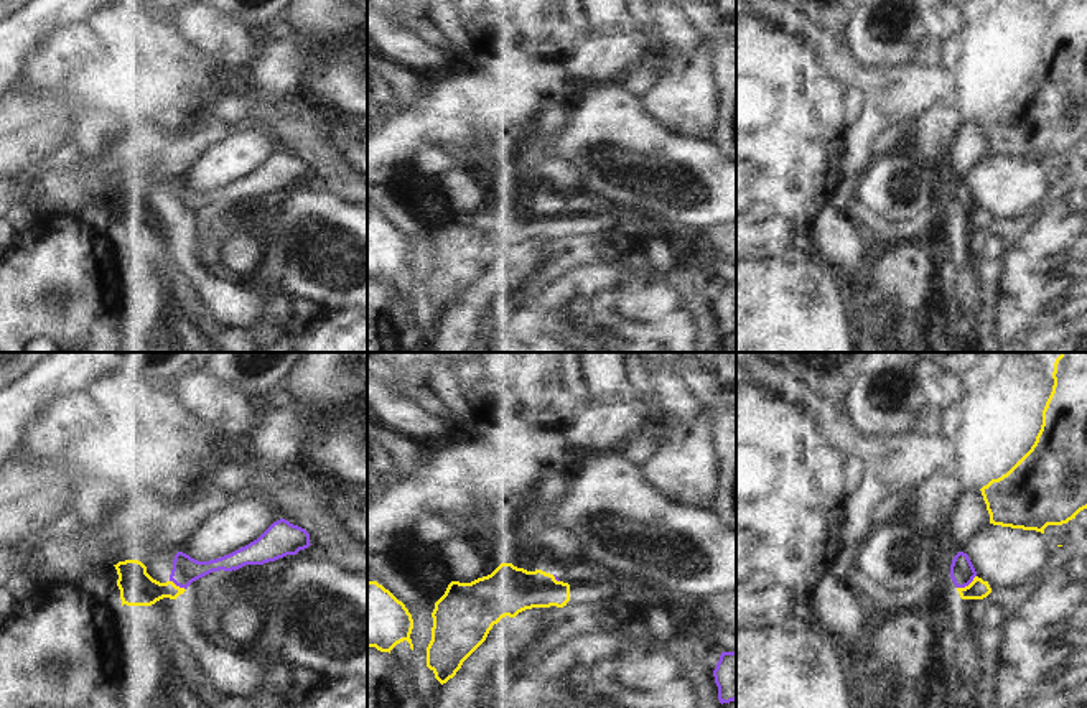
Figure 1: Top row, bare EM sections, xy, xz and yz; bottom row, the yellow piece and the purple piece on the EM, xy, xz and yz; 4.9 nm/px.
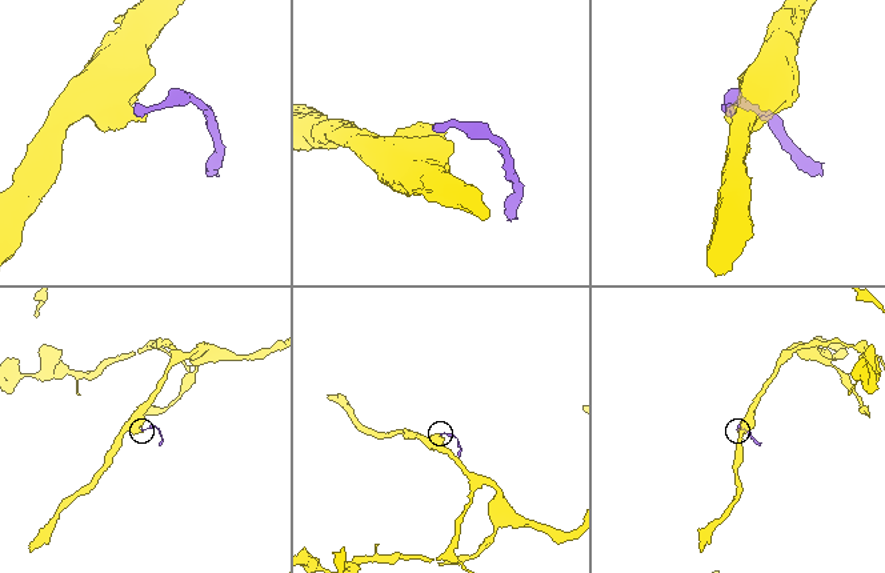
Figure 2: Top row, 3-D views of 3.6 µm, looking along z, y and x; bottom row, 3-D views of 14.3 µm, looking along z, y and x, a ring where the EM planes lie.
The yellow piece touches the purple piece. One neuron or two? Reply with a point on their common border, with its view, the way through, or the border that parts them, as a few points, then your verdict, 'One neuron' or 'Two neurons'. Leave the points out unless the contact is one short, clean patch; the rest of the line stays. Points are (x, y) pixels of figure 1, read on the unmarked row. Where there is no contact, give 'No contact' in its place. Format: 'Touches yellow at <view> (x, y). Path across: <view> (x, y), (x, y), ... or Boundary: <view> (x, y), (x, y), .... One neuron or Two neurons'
Touches yellow at yz (969, 216). Boundary: yz (975, 206), (967, 216), (957, 219). Two neurons.

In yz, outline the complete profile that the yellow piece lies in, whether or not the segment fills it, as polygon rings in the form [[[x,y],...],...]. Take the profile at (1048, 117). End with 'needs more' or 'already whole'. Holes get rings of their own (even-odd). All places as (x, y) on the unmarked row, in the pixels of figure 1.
[[[1054,0],[1052,23],[1031,81],[1001,109],[983,117],[990,155],[1036,161],[1062,156],[1087,140],[1087,0]]]; already whole

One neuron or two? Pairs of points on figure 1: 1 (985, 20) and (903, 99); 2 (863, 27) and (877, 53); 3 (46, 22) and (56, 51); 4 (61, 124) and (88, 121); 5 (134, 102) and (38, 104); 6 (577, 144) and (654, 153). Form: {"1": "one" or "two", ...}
{"1": "two", "2": "one", "3": "two", "4": "two", "5": "one", "6": "one"}

